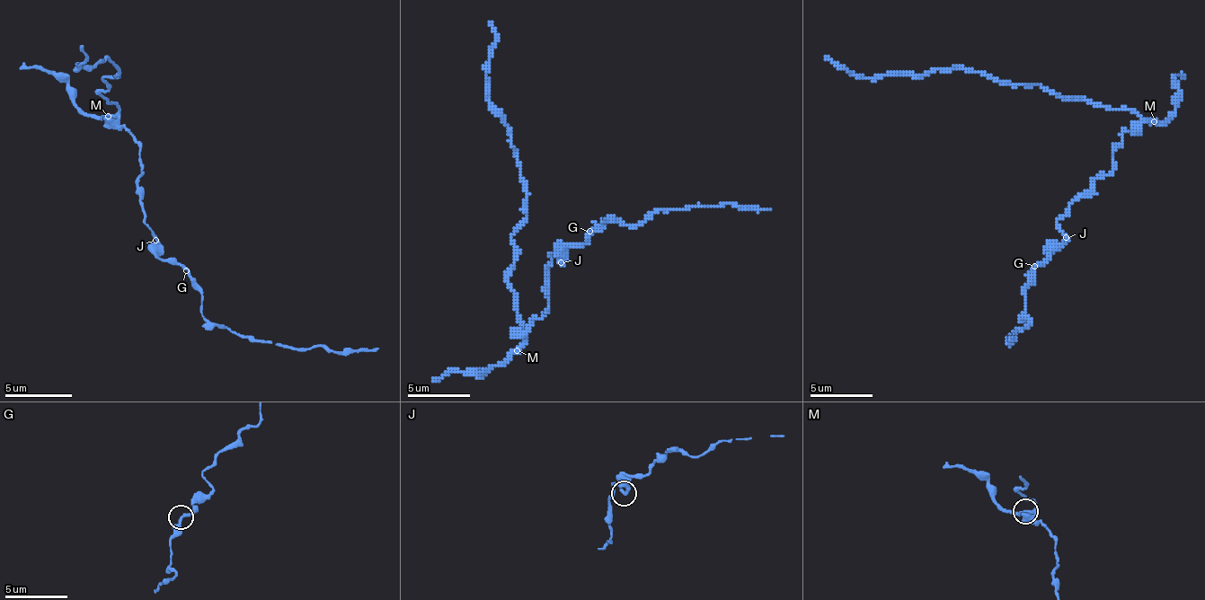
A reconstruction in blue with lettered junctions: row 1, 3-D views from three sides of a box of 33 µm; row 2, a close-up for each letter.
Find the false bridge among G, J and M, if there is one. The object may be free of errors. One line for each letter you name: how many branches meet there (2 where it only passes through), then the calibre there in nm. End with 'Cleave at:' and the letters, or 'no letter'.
Cleave at: no letter

